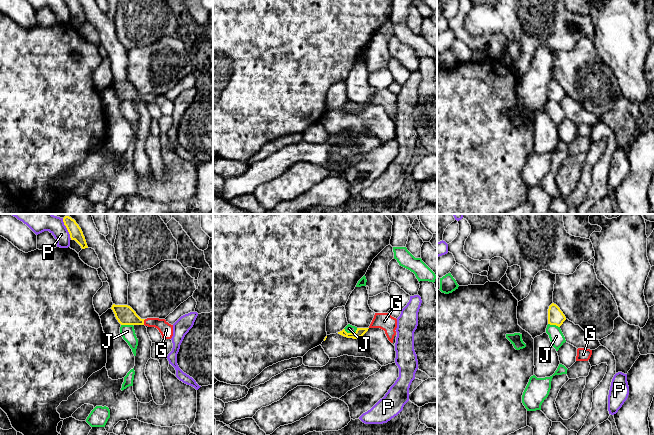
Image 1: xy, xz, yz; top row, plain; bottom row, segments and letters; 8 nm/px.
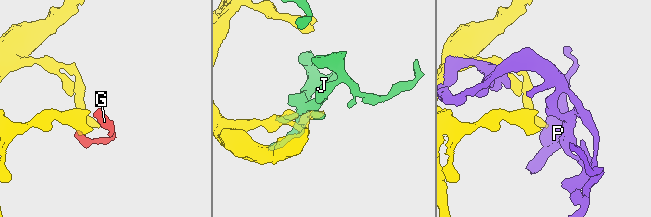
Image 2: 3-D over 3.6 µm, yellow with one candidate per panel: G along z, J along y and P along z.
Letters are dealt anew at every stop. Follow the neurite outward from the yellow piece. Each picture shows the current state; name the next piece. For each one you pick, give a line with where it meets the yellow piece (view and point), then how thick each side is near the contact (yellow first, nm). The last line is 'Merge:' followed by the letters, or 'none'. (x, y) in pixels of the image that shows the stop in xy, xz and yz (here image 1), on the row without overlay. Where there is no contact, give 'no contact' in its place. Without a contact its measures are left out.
G: contact xy (143, 98); calibres 150 and 110 nm
Merge: G

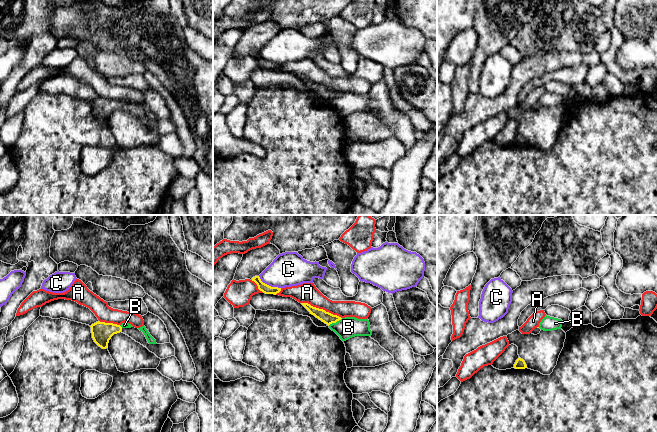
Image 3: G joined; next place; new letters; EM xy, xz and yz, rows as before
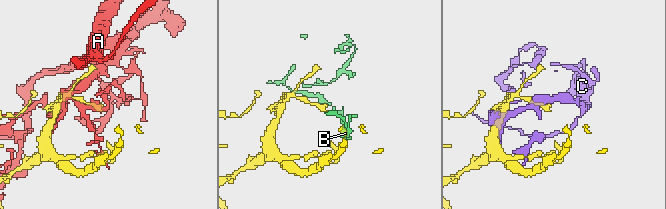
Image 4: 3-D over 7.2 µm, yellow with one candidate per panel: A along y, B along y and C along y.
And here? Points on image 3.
Merge: none

